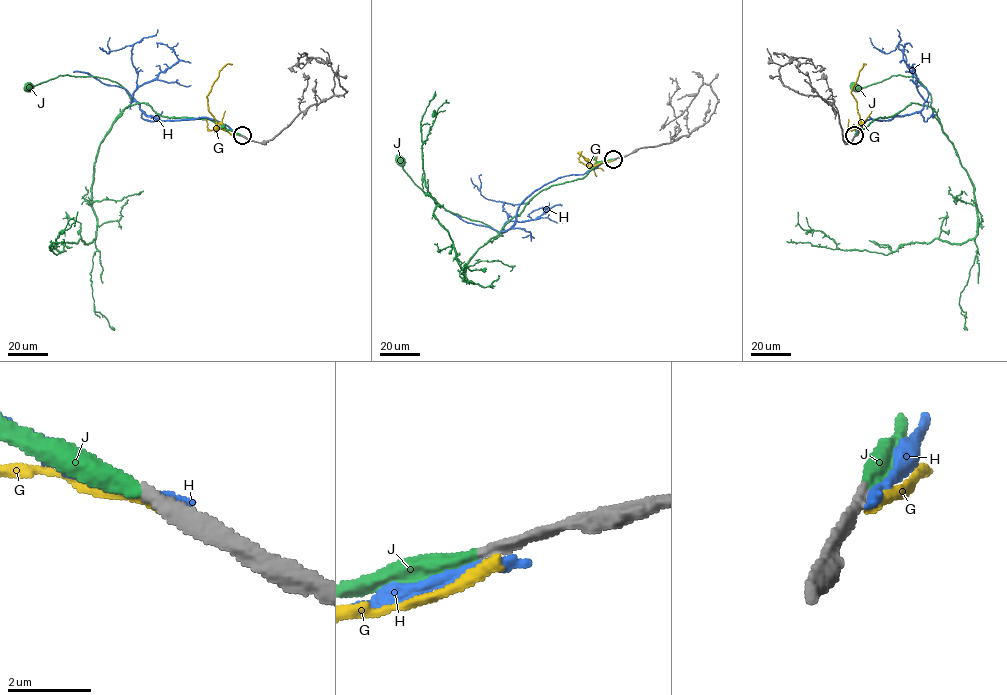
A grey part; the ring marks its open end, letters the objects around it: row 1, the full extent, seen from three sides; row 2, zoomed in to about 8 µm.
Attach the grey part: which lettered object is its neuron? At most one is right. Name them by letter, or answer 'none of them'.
J

